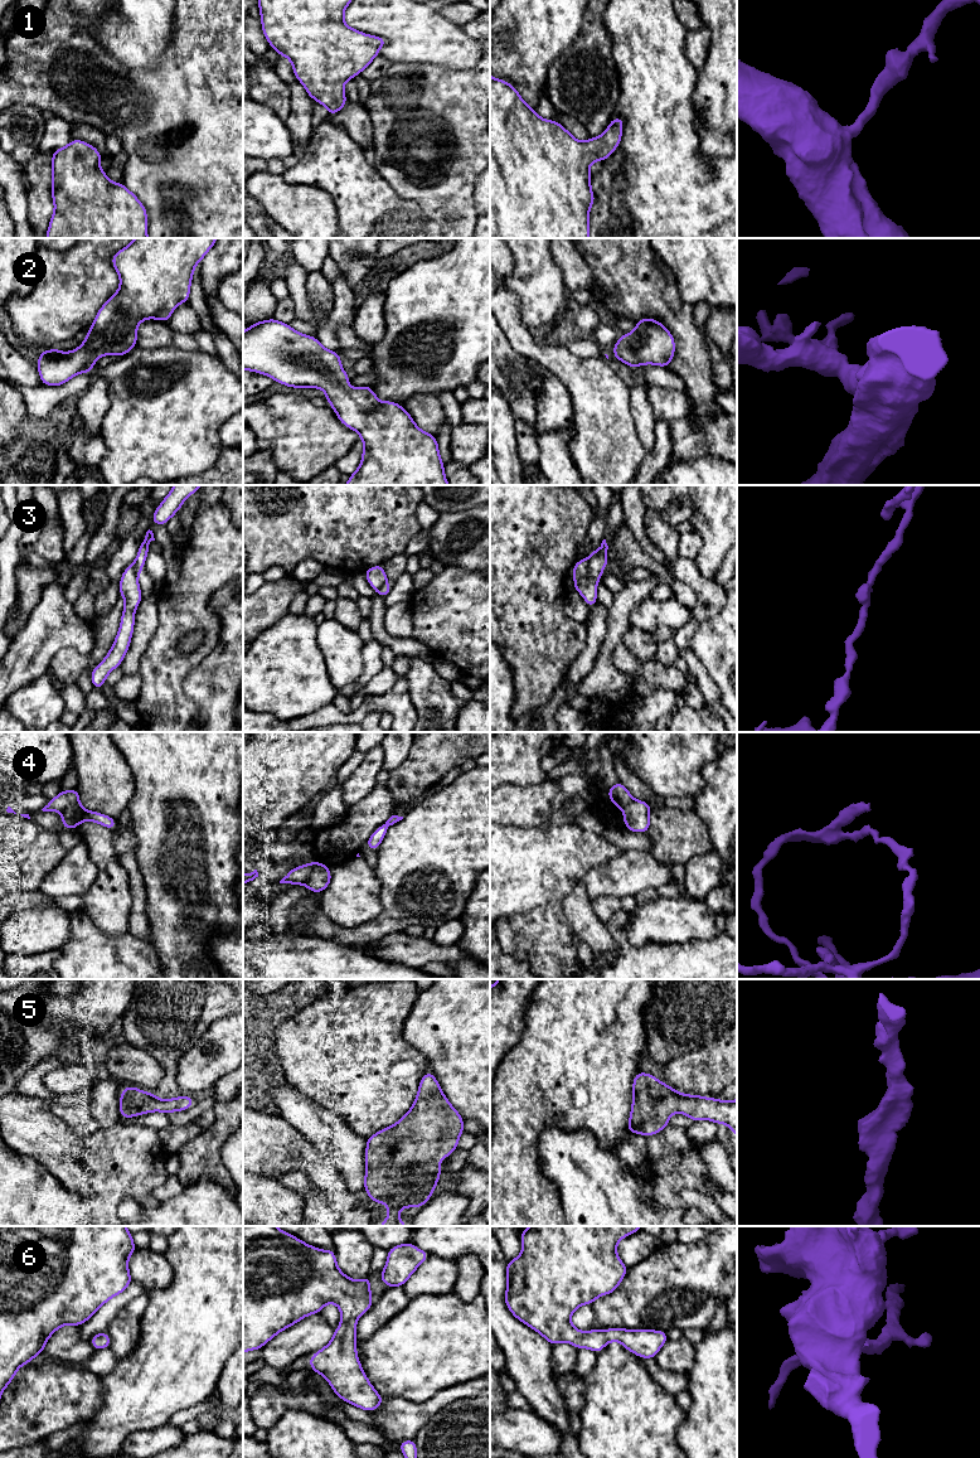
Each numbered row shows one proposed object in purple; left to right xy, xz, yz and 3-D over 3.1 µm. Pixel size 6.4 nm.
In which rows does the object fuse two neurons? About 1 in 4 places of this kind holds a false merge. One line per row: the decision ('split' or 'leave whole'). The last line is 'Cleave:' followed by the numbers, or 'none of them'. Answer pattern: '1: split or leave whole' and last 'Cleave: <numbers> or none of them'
1: leave whole
2: leave whole
3: split
4: split
5: leave whole
6: leave whole
Cleave: 3, 4

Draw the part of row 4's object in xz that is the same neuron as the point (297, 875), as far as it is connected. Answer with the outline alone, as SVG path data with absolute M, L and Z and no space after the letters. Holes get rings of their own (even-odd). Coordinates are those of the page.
M314 861L302 866L293 867L281 881L280 883L290 883L292 886L297 886L304 883L310 875L316 868L322 868L325 864L322 864L319 861Z

